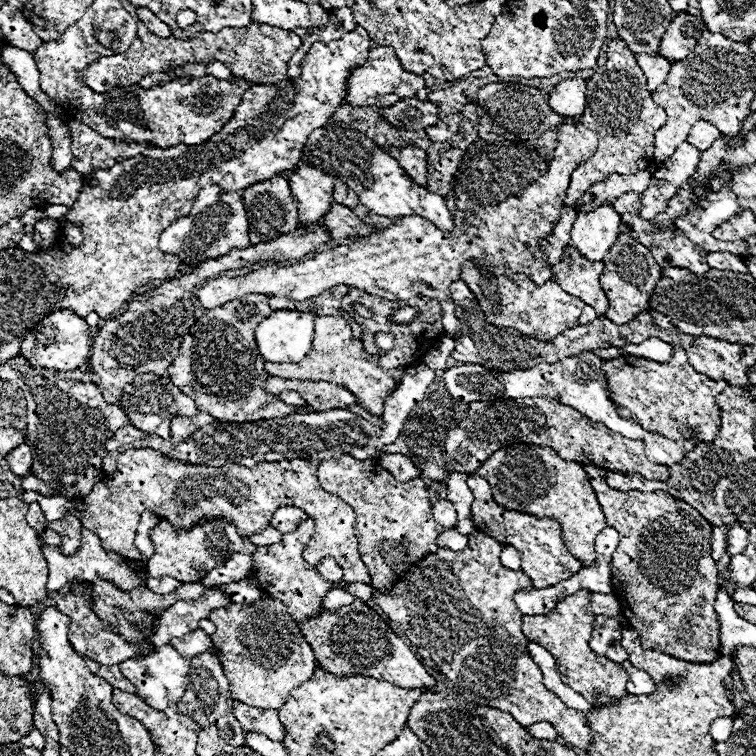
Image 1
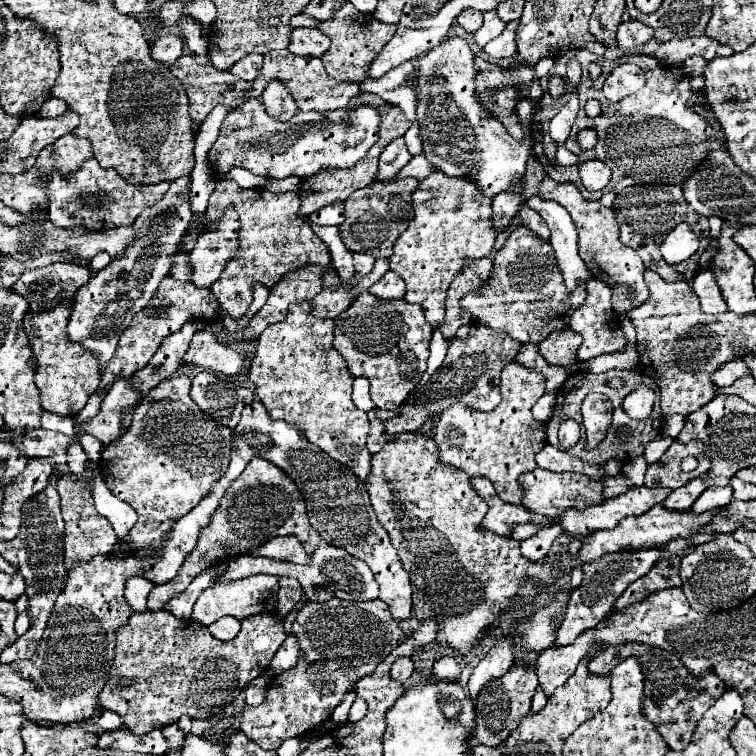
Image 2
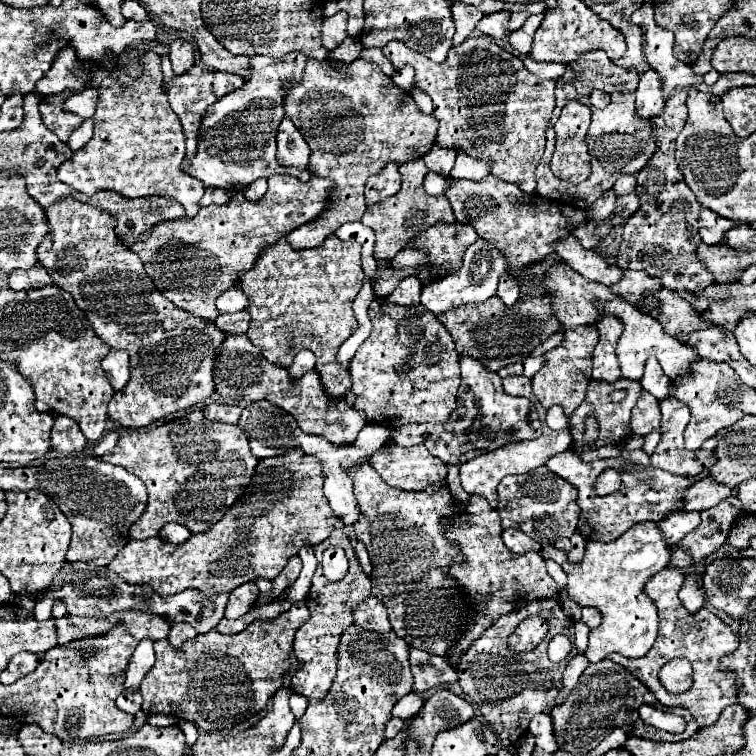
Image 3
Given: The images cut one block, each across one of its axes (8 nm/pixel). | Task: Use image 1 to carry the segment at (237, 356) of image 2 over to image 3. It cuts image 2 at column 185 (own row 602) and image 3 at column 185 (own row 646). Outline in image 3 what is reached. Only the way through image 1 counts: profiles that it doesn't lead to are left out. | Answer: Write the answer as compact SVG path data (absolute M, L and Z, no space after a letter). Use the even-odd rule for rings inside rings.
M62 198L44 212L50 230L46 238L38 244L38 262L50 274L56 286L72 294L76 306L86 314L94 332L110 348L126 350L130 354L130 382L112 396L108 404L108 416L120 428L146 428L168 414L192 408L208 398L214 392L214 354L216 348L224 342L224 334L208 320L182 312L162 292L154 288L138 254L134 254L118 240L114 232L116 218L110 216L106 210L78 202L76 198Z

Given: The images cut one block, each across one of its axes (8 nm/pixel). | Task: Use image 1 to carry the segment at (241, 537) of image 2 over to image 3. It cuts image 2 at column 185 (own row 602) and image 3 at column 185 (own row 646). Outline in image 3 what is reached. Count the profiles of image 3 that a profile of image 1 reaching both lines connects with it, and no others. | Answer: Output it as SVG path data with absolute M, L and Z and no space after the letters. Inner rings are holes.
M299 447L282 456L264 458L244 496L208 532L194 534L182 546L172 546L162 538L130 540L108 568L128 584L152 586L156 594L176 594L192 588L202 592L204 598L232 592L254 578L272 580L300 548L316 546L332 530L344 528L342 520L332 514L322 484L320 460L304 454Z

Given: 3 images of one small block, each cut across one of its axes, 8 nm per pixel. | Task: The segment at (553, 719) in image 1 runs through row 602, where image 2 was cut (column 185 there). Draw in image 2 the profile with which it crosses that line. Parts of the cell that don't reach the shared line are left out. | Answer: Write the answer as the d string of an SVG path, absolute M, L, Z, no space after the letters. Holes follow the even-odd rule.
M178 376L152 388L136 406L130 430L102 450L98 468L106 486L138 512L138 522L126 540L132 550L160 546L174 522L198 506L228 470L232 430L214 422L192 402L190 384L188 376Z

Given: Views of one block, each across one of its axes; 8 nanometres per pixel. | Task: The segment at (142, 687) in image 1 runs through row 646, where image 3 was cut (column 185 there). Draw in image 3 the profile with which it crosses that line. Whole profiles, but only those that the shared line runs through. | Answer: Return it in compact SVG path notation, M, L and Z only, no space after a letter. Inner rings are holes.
M290 52L286 60L274 60L270 56L250 56L250 80L244 82L242 90L236 90L220 100L216 100L210 110L206 110L206 118L202 118L202 134L198 134L198 154L194 156L194 162L186 166L182 162L182 170L198 180L204 182L206 188L224 188L228 192L240 192L248 184L252 184L258 178L268 178L272 174L290 174L296 176L300 182L308 182L310 174L306 170L298 168L286 168L276 162L276 128L280 126L284 118L284 84L292 80L300 80L306 64L306 56L302 52Z

